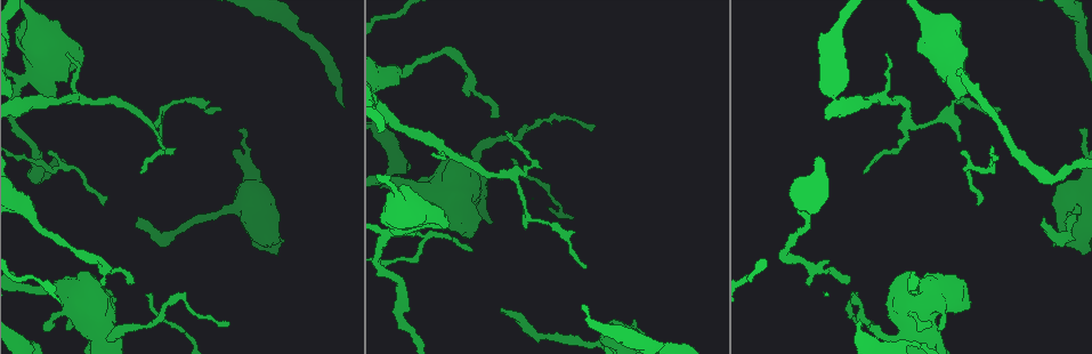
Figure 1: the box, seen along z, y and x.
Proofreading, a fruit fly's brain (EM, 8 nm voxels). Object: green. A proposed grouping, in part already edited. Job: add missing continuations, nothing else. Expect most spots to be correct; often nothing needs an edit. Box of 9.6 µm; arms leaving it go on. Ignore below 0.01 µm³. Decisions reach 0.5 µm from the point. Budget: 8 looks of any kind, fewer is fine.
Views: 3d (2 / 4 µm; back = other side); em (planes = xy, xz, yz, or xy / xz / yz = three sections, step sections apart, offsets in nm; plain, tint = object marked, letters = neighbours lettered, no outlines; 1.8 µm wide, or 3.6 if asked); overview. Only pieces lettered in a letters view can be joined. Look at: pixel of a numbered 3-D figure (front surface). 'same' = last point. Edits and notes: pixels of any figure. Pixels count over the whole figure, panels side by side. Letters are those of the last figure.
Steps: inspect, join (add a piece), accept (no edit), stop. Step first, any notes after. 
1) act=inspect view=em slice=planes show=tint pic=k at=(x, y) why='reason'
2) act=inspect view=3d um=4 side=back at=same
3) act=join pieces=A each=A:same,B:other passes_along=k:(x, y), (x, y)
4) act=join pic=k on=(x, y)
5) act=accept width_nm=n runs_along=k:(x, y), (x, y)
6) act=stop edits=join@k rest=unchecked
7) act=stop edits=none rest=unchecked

act=inspect view=3d um=2 side=back pic=1 at=(963, 152) why='thin end'

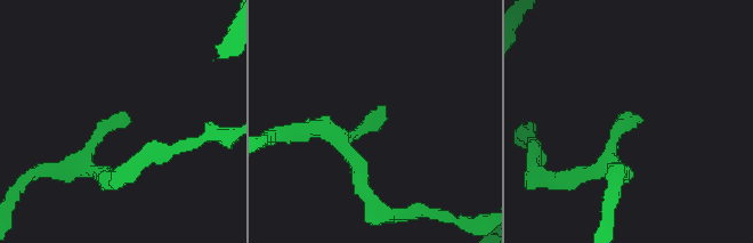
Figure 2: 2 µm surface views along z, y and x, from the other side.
act=inspect view=em slice=planes show=letters pic=2 at=(383, 109) why='need the tissue'

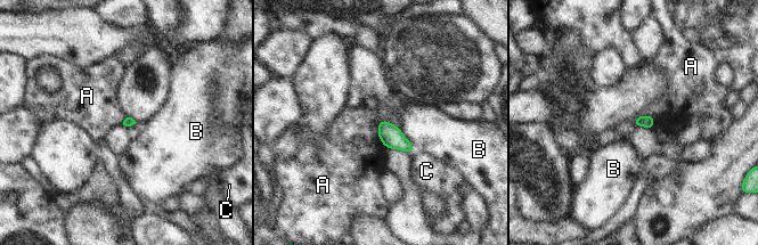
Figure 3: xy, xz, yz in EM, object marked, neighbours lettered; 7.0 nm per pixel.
act=accept each=A:other,B:other,C:other found='none of them fits'

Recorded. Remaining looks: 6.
act=inspect view=3d um=2 pic=1 at=(106, 199) why='branch stops here'

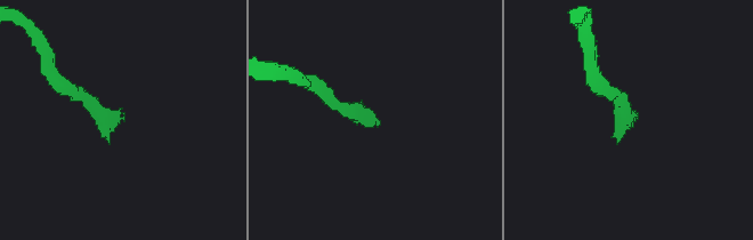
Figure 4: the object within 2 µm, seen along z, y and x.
act=inspect view=em slice=yz step=4 show=letters pic=4 at=(635, 121) why='now the EM'

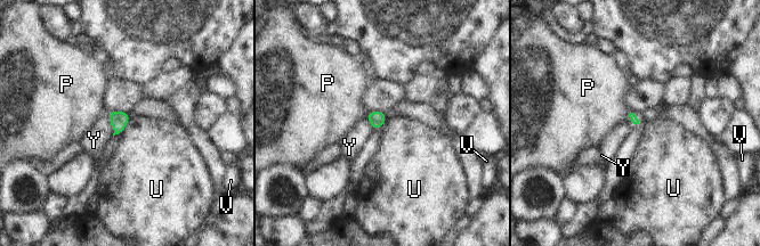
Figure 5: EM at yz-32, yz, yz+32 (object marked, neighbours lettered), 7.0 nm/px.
act=accept each=P:other,U:other,V:other,Y:other border=5:(130, 116), (122, 132) found='no lettered piece goes on from it'

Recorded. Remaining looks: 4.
act=inspect view=3d um=2 pic=1 at=(138, 216) why='end of a long branch'

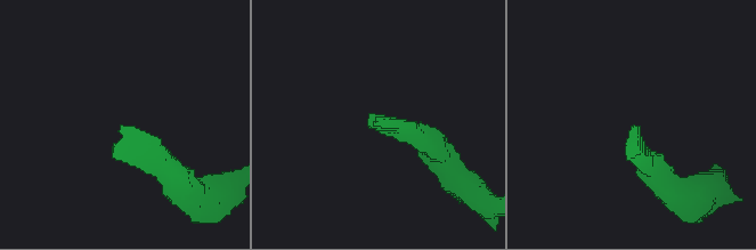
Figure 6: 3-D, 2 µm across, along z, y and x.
act=inspect view=em slice=planes show=letters pic=6 at=(375, 127)

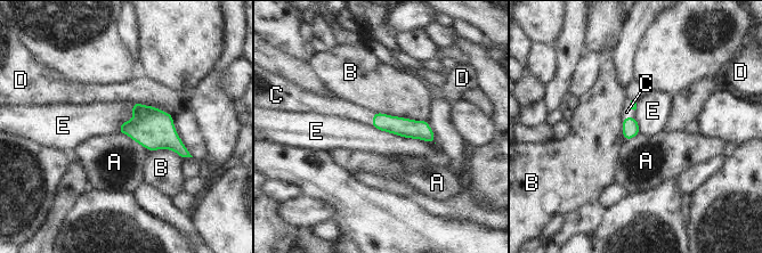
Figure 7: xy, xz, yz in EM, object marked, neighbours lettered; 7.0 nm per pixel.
act=join pieces=C longest_contact=E:460nm each=A:other,B:other,C:same,D:other,E:other passes_along=7:(407, 128), (373, 119), (340, 108) found='the cell continues'

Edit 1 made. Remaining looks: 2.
act=inspect view=overview

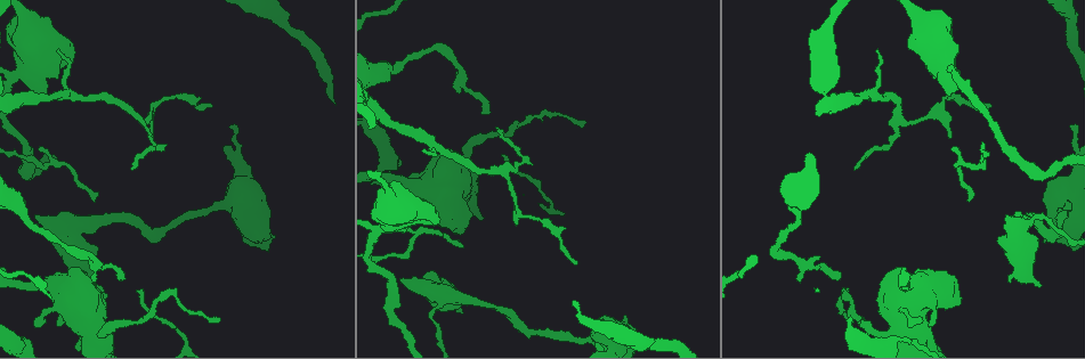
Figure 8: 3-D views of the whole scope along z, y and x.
act=inspect view=em slice=planes show=letters pic=8 at=(421, 150) why='tapers out'

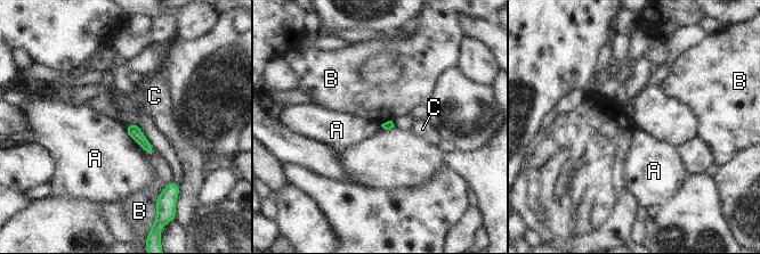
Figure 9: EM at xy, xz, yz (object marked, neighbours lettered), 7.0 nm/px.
act=accept each=A:other,B:other,C:other found='no lettered piece goes on from it'

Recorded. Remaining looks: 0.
act=stop edits=join@7 rest=unchecked

